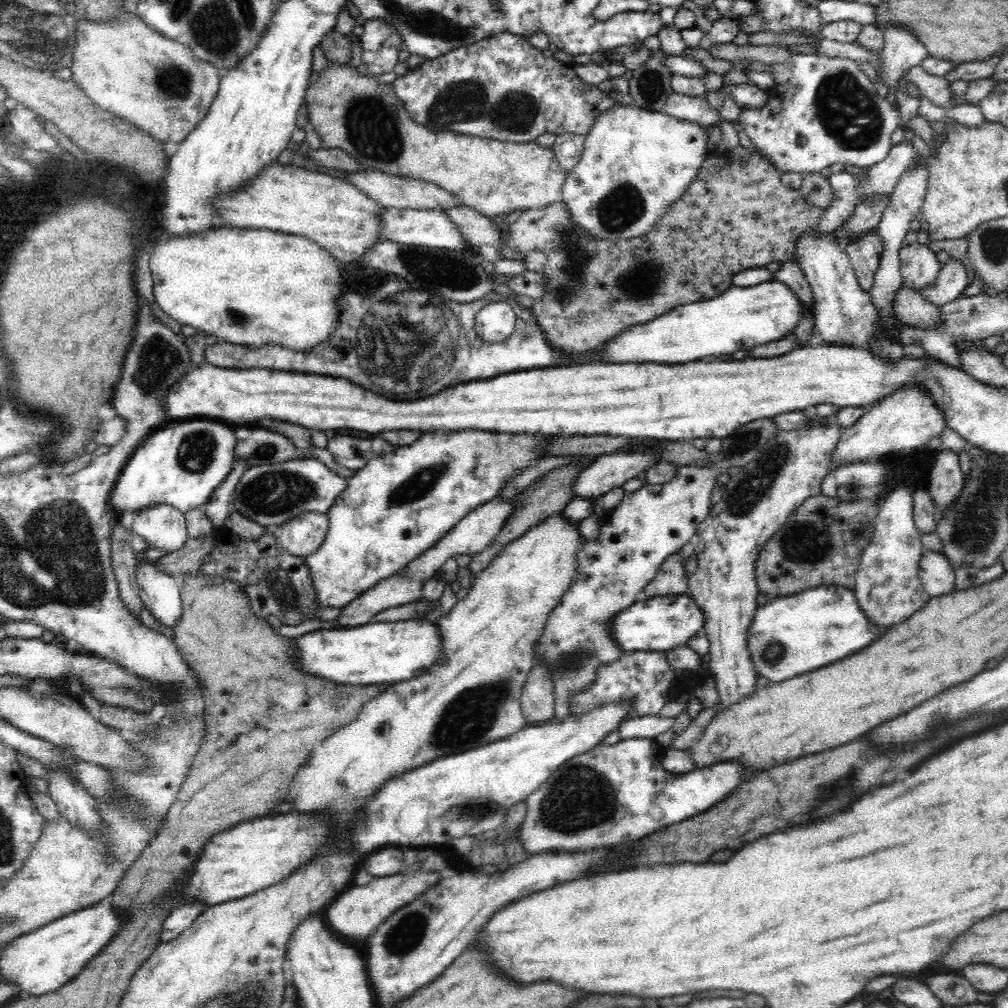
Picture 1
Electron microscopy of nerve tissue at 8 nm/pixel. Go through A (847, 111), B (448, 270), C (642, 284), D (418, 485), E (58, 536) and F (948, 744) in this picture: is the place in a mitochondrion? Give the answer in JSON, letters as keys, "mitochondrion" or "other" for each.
{"A":"mitochondrion","B":"mitochondrion","C":"mitochondrion","D":"mitochondrion","E":"mitochondrion","F":"other"}

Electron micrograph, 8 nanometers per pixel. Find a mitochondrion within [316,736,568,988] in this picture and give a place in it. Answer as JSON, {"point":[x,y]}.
{"point":[401,940]}

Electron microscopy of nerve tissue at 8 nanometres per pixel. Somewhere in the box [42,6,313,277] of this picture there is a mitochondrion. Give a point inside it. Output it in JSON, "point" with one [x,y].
{"point":[174,81]}

